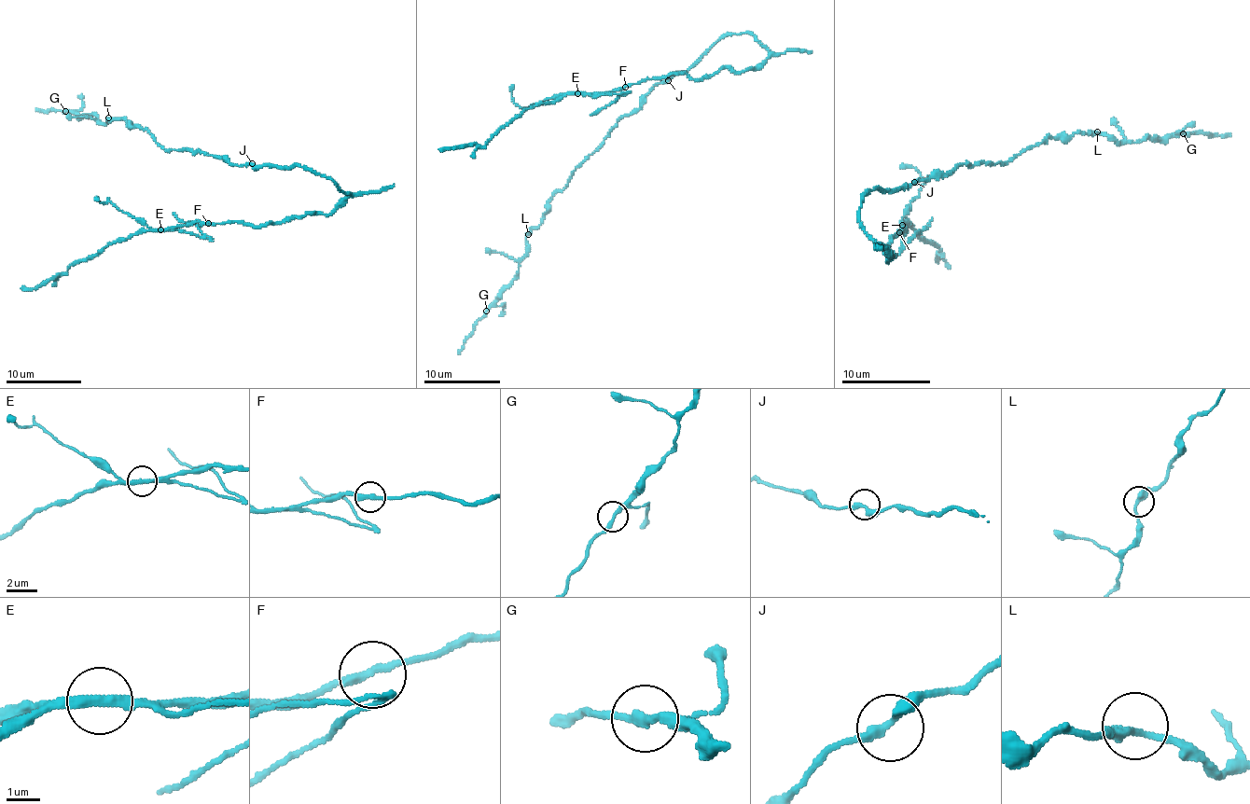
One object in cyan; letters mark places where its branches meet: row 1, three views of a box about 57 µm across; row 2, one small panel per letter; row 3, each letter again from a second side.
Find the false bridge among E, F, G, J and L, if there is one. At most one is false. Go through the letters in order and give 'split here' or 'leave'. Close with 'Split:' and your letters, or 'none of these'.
E: split here
F: leave
G: leave
J: leave
L: leave
Split: E

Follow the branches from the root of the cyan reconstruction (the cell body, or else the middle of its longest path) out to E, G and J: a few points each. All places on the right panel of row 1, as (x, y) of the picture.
E: (863, 199), (860, 225), (884, 247), (888, 262), (885, 252), (894, 254), (885, 247), (902, 224)
G: (863, 199), (878, 188), (945, 175), (965, 163), (1012, 160), (1051, 136), (1090, 131), (1139, 143), (1183, 133)
J: (863, 199), (869, 190), (904, 187), (904, 185), (914, 182)

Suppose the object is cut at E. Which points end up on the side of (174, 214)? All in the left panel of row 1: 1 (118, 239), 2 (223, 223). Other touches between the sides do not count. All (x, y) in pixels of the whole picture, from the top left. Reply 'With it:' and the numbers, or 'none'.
With it: none

